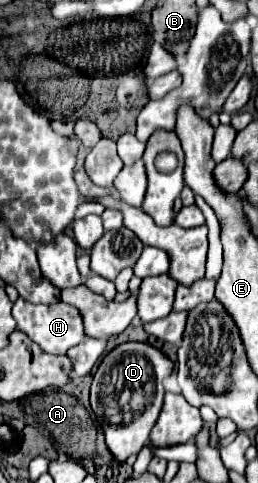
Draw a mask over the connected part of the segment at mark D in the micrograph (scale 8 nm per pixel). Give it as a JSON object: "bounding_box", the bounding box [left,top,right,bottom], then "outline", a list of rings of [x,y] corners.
{"bounding_box":[91,343,173,463],"outline":[[[123,343],[115,347],[111,353],[105,355],[103,363],[99,365],[97,373],[93,375],[93,385],[91,385],[91,409],[105,433],[105,443],[107,449],[111,451],[113,459],[123,463],[129,455],[139,453],[143,445],[149,439],[149,431],[155,425],[159,417],[159,409],[163,405],[163,379],[169,377],[173,371],[173,363],[155,347],[147,343]]]}

